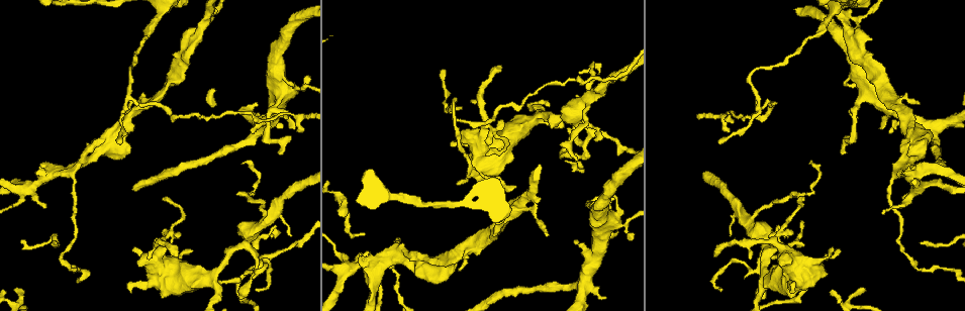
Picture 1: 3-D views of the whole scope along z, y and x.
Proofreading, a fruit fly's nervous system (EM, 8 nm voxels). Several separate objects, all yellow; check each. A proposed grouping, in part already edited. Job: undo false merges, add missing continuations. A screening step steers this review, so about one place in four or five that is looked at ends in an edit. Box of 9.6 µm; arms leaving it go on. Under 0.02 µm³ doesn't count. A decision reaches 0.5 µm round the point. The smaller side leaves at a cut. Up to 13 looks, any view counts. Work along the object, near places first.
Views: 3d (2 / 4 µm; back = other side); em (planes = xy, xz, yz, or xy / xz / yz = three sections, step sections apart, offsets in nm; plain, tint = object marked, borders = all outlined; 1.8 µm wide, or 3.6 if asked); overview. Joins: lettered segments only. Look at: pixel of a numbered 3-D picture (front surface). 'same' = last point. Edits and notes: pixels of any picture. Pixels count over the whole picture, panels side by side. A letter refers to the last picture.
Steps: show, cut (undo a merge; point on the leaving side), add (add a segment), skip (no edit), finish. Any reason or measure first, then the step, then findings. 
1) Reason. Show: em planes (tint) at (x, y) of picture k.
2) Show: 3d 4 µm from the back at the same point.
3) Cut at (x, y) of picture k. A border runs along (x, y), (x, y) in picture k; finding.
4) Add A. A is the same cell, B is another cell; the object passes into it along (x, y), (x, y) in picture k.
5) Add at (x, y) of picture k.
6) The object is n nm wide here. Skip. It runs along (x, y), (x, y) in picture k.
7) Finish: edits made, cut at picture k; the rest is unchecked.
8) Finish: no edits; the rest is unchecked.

Sharp bend. Show: em planes (tint) at (448, 107) of picture 1.

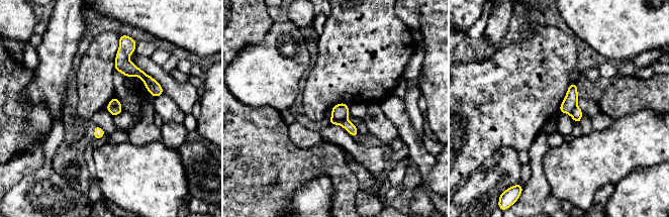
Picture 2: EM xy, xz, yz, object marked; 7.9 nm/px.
What lies round it. Show: em planes (borders) at the same point.

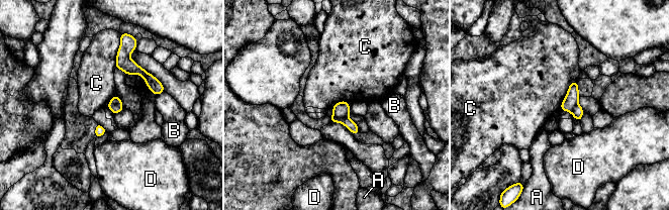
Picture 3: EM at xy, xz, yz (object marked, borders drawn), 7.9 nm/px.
The object is 120 nm wide here; the longest contact is with C, 280 nm. Cut at (341, 109) of picture 3. A, B, C and D are other cells; a second neuron is stuck on.

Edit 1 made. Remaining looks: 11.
Branch point. Show: 3d 4 µm at (247, 246) of picture 1.

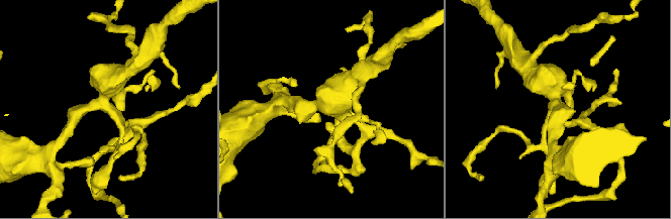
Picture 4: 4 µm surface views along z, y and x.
Show: em 3.6 µm xy step 16 (tint) at (102, 102) of picture 4.

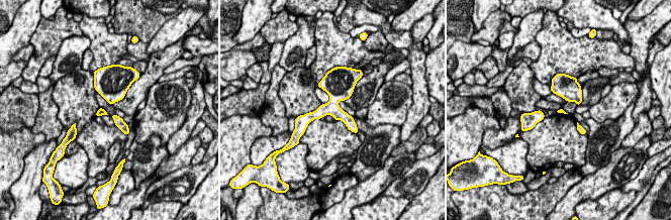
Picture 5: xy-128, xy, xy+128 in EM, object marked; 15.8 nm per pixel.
What lies round it. Show: em 3.6 µm xy step 16 (borders) at the same point.

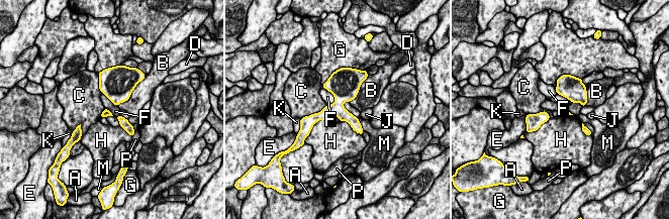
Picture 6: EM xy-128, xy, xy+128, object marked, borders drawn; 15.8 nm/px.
The longest contact is with B, 440 nm. Skip. A, B, C, D, E, F, G, H, J, K, M and P are other cells; a border runs along (345, 101), (344, 106), (358, 117) in picture 6; one neuron here.

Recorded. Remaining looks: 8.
Narrows sharply. Show: 3d 2 µm at (877, 71) of picture 1.

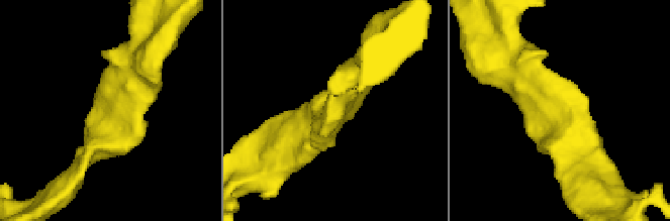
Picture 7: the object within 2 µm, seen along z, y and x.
Show: em yz step 4 (tint) at (343, 101) of picture 7.

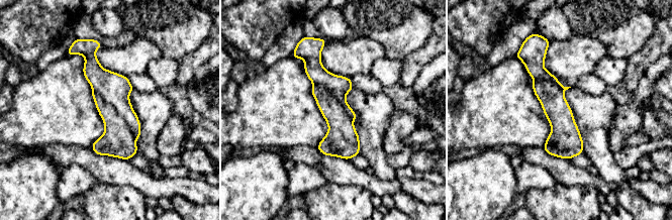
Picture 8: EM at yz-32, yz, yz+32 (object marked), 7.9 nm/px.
Show: em yz step 4 (borders) at the same point.

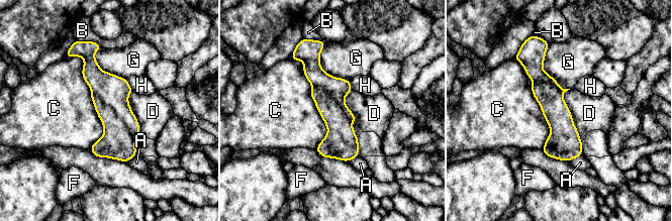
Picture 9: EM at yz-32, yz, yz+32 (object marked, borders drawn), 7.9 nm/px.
Cut at (113, 90) of picture 9. A, B, C, D, F, G and H are other cells; a border runs along (92, 91), (113, 110), (134, 140) in picture 9; a second neuron is stuck on.

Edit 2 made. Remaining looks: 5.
Show: overview.

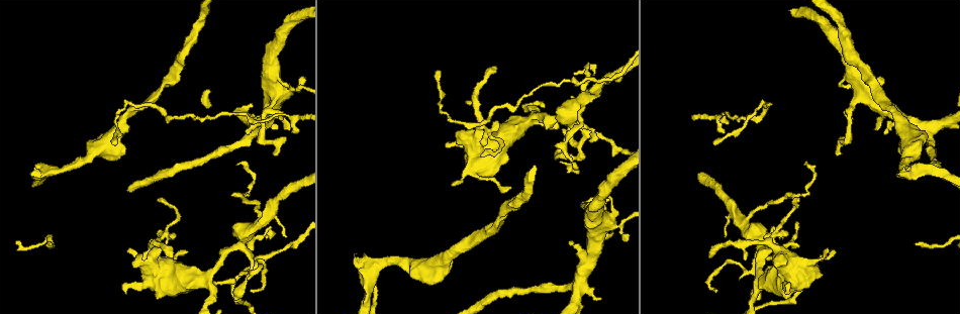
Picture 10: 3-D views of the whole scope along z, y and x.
Four arms meet. Show: em 3.6 µm planes (borders) at (858, 97) of picture 10.

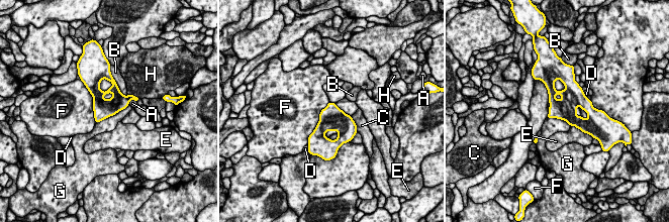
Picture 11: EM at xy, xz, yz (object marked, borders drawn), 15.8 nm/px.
The object is 400 nm wide here. Skip. A, B, C, D, E, F, G and H are other cells; a border runs along (128, 104), (96, 123) in picture 11; all the same neuron.

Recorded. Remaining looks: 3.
Show: em planes (borders) at (837, 153) of picture 10.

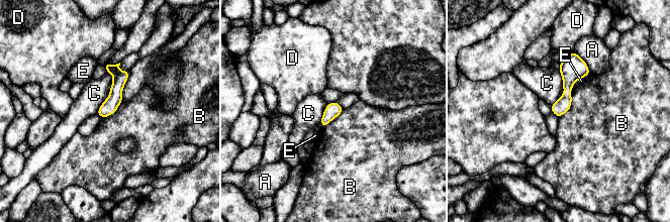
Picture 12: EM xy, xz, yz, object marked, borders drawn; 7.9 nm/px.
Skip. A, B, C, D and E are other cells; a border runs along (571, 93), (571, 107), (558, 118) in picture 12; no lettered segment goes on from it.

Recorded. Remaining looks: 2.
Finish: edits made, cut at picture 3, cut at picture 9; the rest is unchecked.

